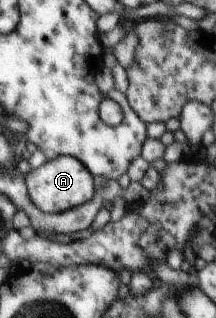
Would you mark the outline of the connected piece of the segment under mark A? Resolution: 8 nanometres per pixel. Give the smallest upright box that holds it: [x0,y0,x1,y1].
[24,155,94,213]

